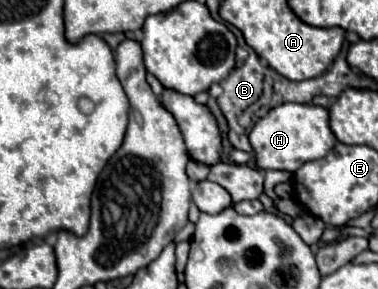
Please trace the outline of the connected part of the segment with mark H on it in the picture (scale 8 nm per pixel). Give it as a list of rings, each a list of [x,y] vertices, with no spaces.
[[[281,104],[267,112],[249,134],[255,150],[255,162],[263,170],[295,172],[309,160],[323,158],[337,142],[329,128],[329,110],[313,104]]]

